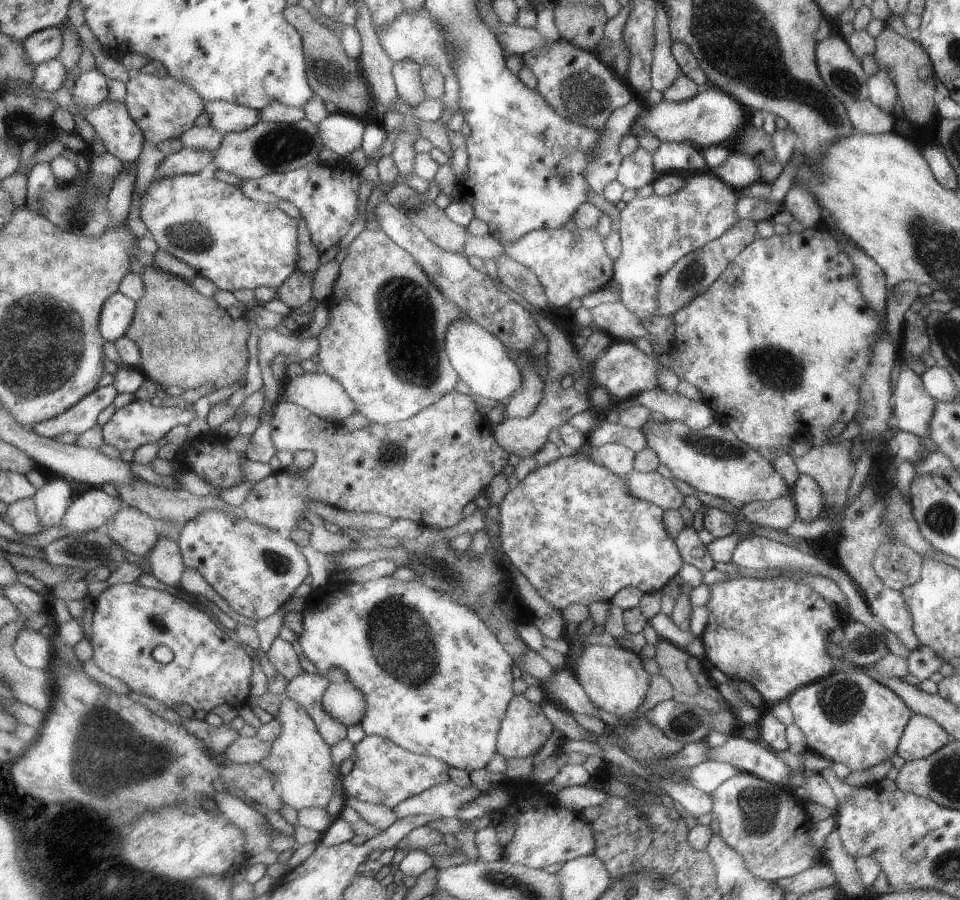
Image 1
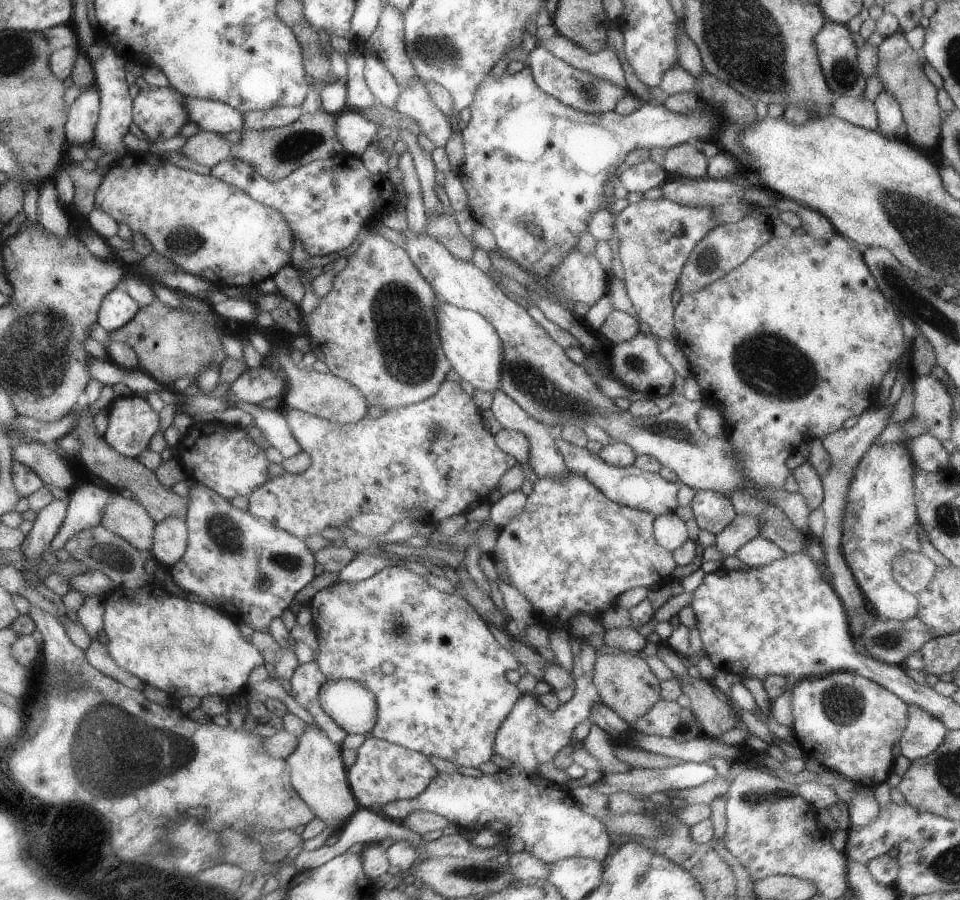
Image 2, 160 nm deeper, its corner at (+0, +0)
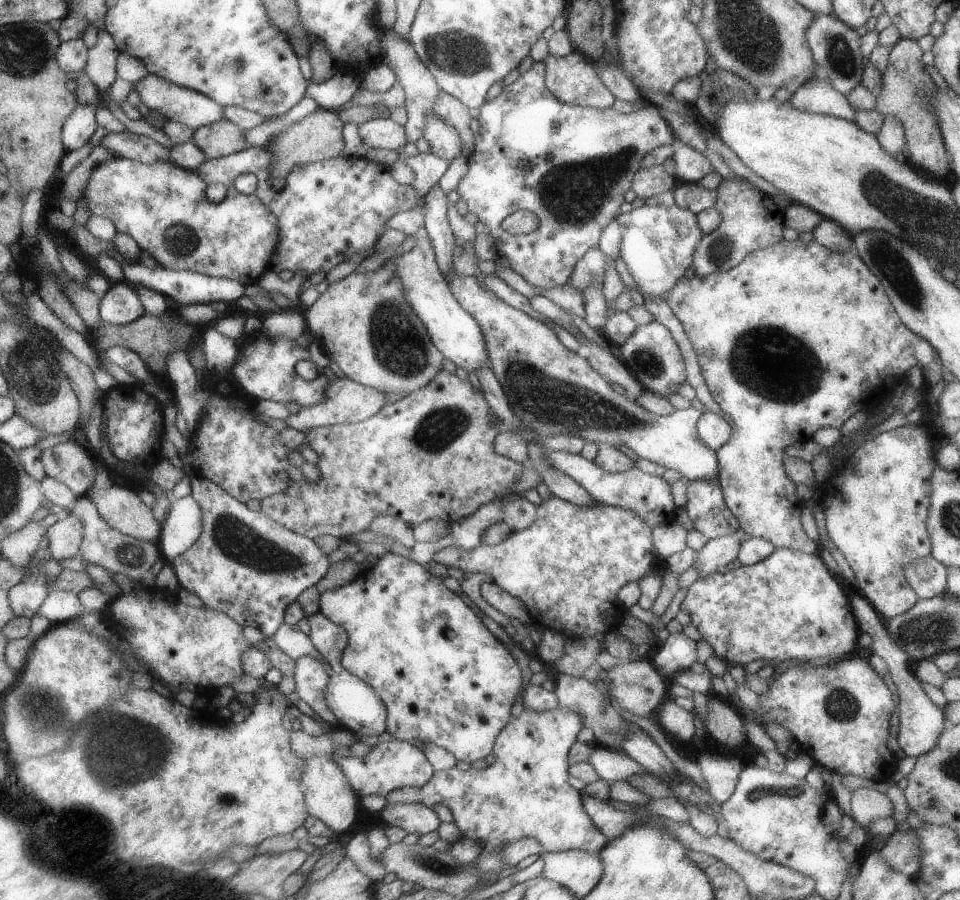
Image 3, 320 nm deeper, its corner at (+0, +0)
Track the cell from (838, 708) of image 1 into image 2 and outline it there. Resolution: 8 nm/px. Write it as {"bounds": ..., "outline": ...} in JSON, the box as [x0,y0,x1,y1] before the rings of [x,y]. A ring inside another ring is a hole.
{"bounds":[790,671,909,789],"outline":[[[842,671],[832,672],[832,674],[822,676],[822,678],[816,678],[816,676],[801,678],[795,684],[794,688],[792,688],[792,691],[790,691],[790,696],[792,696],[792,716],[794,716],[792,730],[795,733],[800,748],[803,750],[804,758],[806,760],[814,758],[814,760],[818,760],[818,762],[820,762],[826,770],[836,771],[836,773],[848,777],[851,784],[860,783],[870,789],[882,784],[889,778],[892,774],[892,769],[896,761],[892,750],[894,746],[900,742],[909,720],[908,706],[898,696],[896,696],[896,694],[893,694],[890,690],[883,688],[880,684],[860,676],[860,674],[856,674],[856,672]]]}

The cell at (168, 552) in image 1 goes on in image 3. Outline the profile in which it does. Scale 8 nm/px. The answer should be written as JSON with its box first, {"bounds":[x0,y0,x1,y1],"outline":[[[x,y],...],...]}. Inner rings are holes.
{"bounds":[159,495,205,564],"outline":[[[194,495],[174,499],[159,542],[167,563],[172,564],[175,558],[188,552],[202,538],[205,531],[204,515],[202,504]]]}

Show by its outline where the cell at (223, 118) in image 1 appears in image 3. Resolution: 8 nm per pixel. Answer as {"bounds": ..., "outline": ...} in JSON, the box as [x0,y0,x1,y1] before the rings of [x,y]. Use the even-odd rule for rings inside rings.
{"bounds":[135,73,228,130],"outline":[[[150,73],[144,80],[137,82],[135,90],[140,94],[142,102],[146,103],[153,111],[158,111],[165,115],[170,122],[182,123],[198,130],[222,119],[228,119],[224,114],[225,106],[215,98],[176,84],[163,76],[158,76],[158,74]]]}

